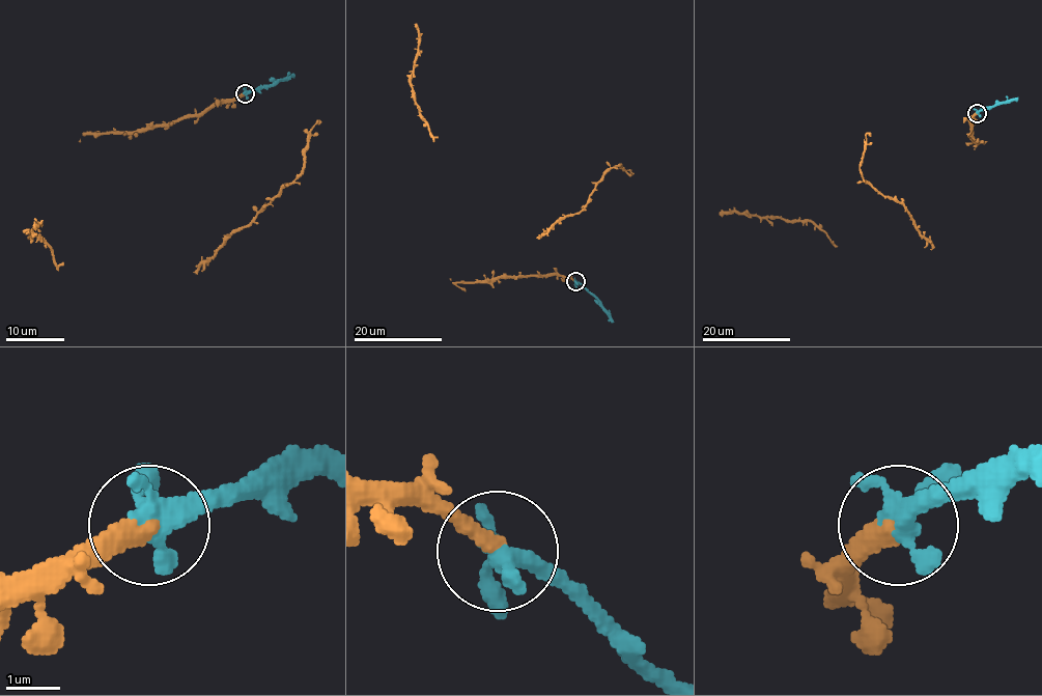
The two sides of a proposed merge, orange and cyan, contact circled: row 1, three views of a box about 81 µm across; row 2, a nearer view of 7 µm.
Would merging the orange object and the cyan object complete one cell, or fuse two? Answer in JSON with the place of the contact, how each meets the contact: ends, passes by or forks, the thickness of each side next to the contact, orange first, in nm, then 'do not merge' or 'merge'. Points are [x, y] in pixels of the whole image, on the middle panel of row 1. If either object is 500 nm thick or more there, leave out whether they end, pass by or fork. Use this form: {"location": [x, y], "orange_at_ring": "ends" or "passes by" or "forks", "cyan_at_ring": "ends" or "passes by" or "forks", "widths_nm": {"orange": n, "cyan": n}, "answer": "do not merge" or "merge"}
{"location": [575, 281], "orange_at_ring": "ends", "cyan_at_ring": "forks", "widths_nm": {"orange": 360, "cyan": 320}, "answer": "merge"}

